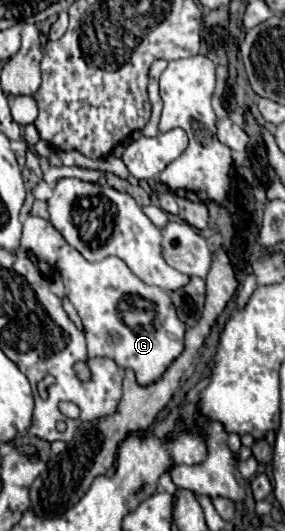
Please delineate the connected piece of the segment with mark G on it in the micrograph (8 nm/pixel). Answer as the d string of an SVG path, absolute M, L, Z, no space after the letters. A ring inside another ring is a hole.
M28 214L24 220L24 232L22 232L22 242L18 252L28 256L34 264L38 260L44 260L52 270L56 270L56 274L62 276L66 298L74 304L86 328L86 342L88 342L90 356L108 356L120 368L132 368L140 384L152 384L170 366L170 360L174 360L174 356L182 352L182 336L186 326L178 320L168 292L158 286L144 284L140 278L136 278L130 272L130 268L120 258L108 256L100 262L88 262L76 248L70 248L70 244L66 244L62 234L48 220L32 214Z

